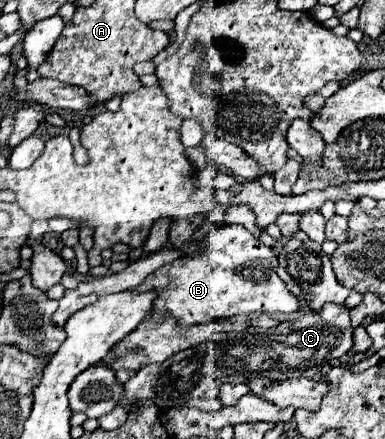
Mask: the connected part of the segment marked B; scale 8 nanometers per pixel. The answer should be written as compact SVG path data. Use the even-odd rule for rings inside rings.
M225 224L215 228L207 240L205 240L205 252L201 256L181 256L171 264L161 266L159 270L155 270L153 274L149 274L145 278L145 282L141 286L137 286L137 290L155 290L157 298L153 304L153 314L163 314L163 312L171 312L171 316L177 318L179 326L193 326L193 324L205 324L205 322L213 322L217 318L229 318L229 316L237 316L237 314L293 314L301 308L301 302L291 296L287 292L287 286L283 284L283 280L277 276L277 256L275 252L265 246L259 238L251 236L251 232L247 232L247 228L243 228L241 224Z

